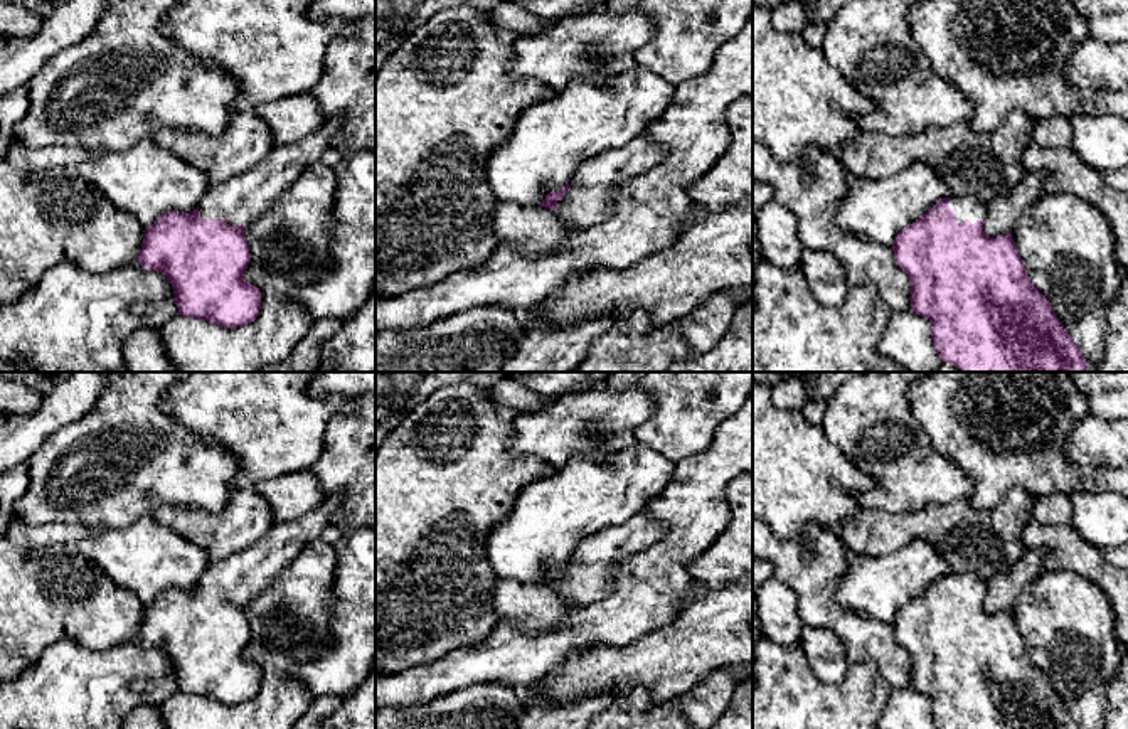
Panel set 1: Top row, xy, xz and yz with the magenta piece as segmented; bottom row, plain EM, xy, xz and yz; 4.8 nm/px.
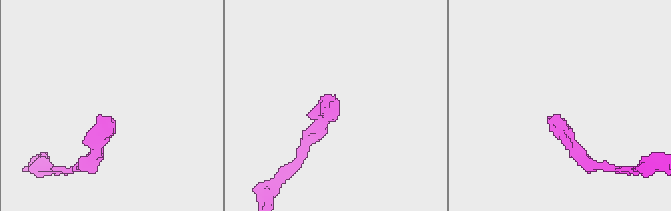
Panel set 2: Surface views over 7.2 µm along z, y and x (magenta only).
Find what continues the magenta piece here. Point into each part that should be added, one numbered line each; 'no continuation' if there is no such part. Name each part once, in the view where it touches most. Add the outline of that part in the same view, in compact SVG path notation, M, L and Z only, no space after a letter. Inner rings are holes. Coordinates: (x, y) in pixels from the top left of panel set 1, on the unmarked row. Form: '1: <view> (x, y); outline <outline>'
1: xy (239, 578); outline M327 497L308 513L274 524L249 547L210 564L200 577L200 594L226 596L229 603L251 603L311 540L337 534L330 524L337 505L337 497Z

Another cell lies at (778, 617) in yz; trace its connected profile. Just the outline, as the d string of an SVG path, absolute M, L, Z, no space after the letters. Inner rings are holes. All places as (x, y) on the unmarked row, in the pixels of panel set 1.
M769 577L754 598L761 633L783 647L800 643L803 623L798 616L795 591L778 577Z

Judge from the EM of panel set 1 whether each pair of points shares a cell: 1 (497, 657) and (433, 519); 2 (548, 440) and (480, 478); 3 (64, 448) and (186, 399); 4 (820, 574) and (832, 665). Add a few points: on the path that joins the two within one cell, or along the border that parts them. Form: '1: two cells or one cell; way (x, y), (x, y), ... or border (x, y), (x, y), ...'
1: two cells; border (499, 623), (478, 642), (452, 652)
2: two cells; border (510, 418), (512, 436), (507, 450), (556, 467)
3: two cells; border (165, 389), (160, 408), (194, 433)
4: two cells; border (803, 625), (829, 628), (839, 638), (849, 664)

